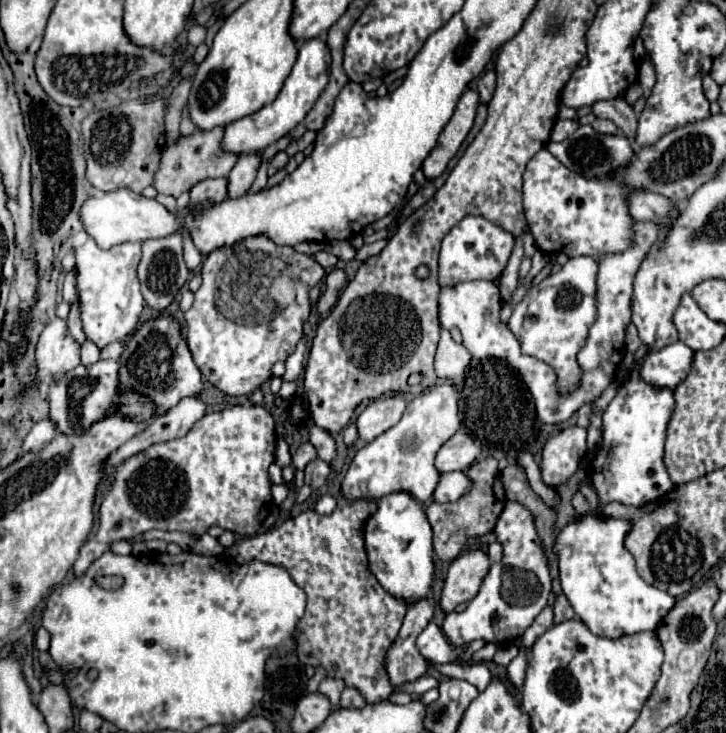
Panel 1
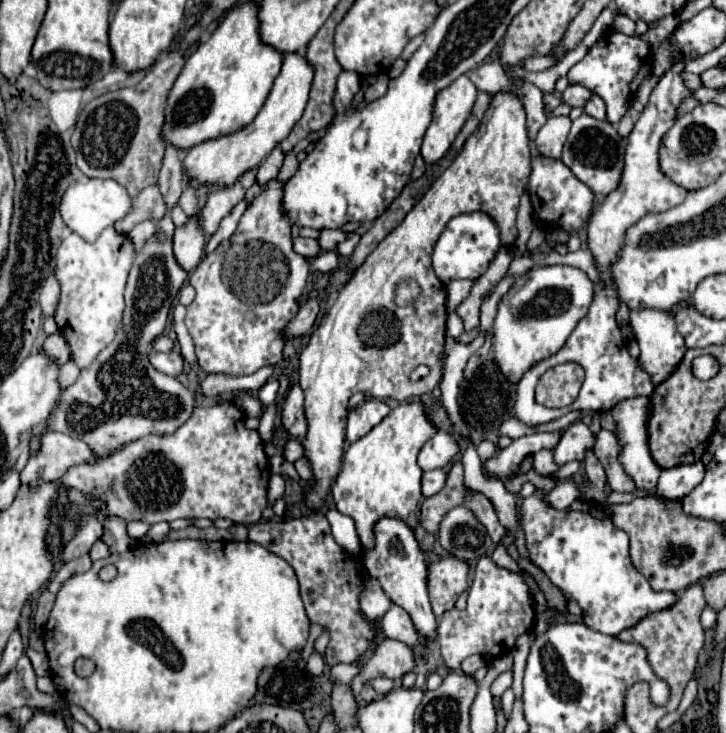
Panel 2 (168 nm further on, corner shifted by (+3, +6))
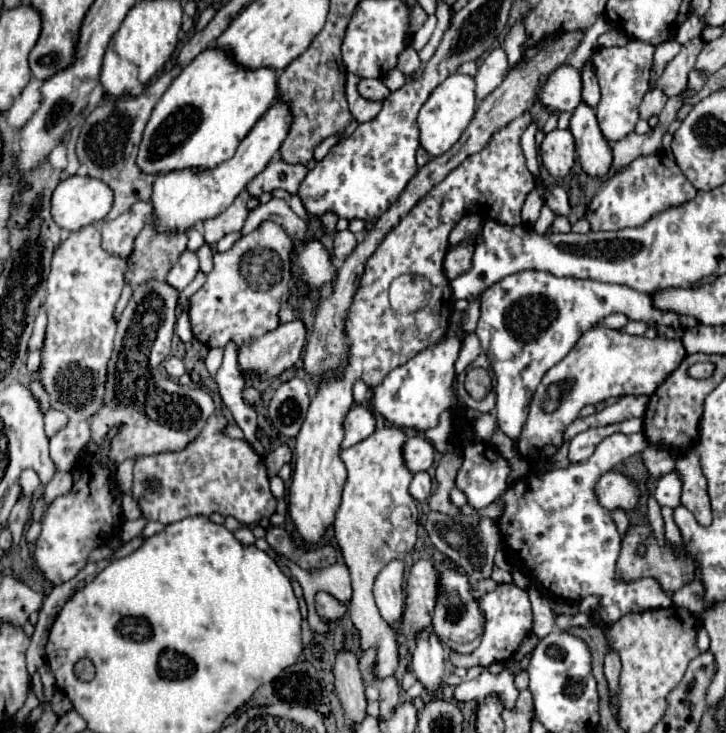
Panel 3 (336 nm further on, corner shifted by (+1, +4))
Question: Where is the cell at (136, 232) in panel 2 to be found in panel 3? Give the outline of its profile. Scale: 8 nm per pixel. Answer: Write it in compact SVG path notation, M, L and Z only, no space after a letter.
M125 283L125 286L122 290L122 294L120 296L120 299L116 305L115 311L114 311L114 320L118 321L121 317L121 314L123 310L126 308L128 301L132 295L132 287L130 284Z

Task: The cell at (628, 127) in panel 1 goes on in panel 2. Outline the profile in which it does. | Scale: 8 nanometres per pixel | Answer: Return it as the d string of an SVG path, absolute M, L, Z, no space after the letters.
M573 84L573 86L567 86L567 88L565 88L565 92L563 92L563 102L569 104L569 106L585 106L591 96L593 96L593 94L591 94L587 88Z

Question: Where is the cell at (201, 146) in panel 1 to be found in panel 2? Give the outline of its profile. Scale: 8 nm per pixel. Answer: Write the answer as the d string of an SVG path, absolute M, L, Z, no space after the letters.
M153 184L151 188L145 188L133 202L133 212L115 224L115 230L121 234L129 234L135 224L139 224L145 218L159 220L167 214L167 204L163 200L163 194L159 192L159 184Z

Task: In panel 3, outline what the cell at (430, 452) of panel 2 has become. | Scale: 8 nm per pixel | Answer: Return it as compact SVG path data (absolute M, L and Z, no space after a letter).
M409 436L403 444L403 460L405 466L415 474L421 470L429 470L435 458L433 446L423 436Z

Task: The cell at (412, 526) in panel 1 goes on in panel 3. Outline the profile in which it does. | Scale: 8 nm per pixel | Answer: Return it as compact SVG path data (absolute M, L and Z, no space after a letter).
M421 632L417 636L411 670L429 692L441 694L445 674L445 648L433 632Z

